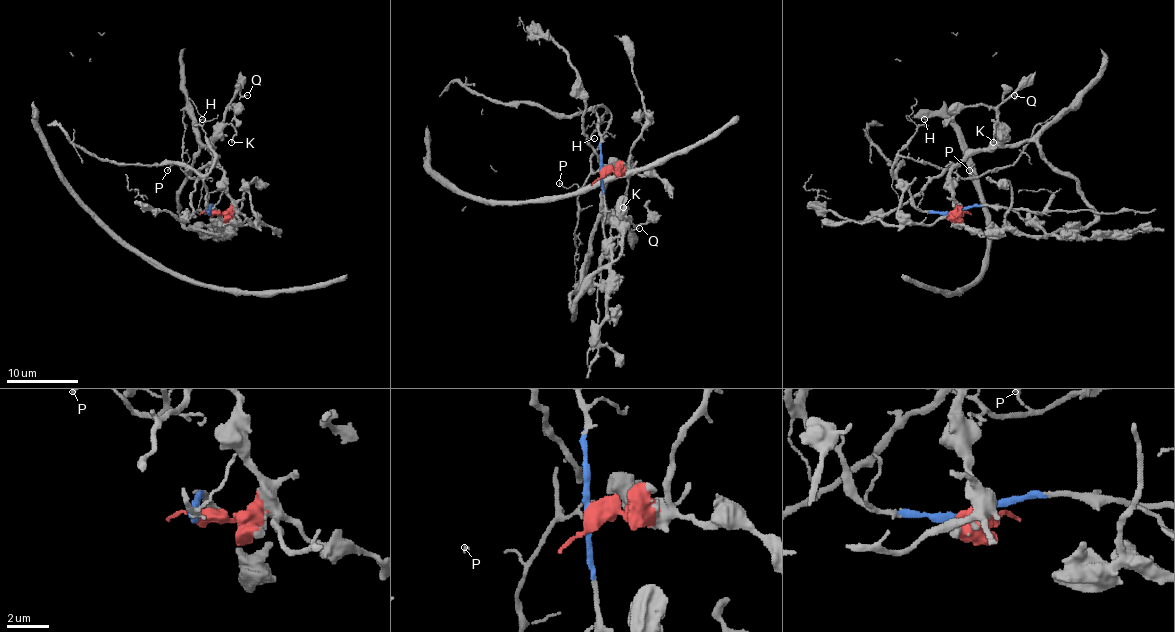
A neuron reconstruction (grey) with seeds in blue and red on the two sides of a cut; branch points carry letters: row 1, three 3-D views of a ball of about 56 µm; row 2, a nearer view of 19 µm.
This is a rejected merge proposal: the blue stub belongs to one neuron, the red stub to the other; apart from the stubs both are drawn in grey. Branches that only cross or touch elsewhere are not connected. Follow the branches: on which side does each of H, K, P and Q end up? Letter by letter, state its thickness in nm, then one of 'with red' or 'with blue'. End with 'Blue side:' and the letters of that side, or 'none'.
H: 90 nm | with blue
K: 170 nm | with red
P: 130 nm | with blue
Q: 90 nm | with red
Blue side: H, P

